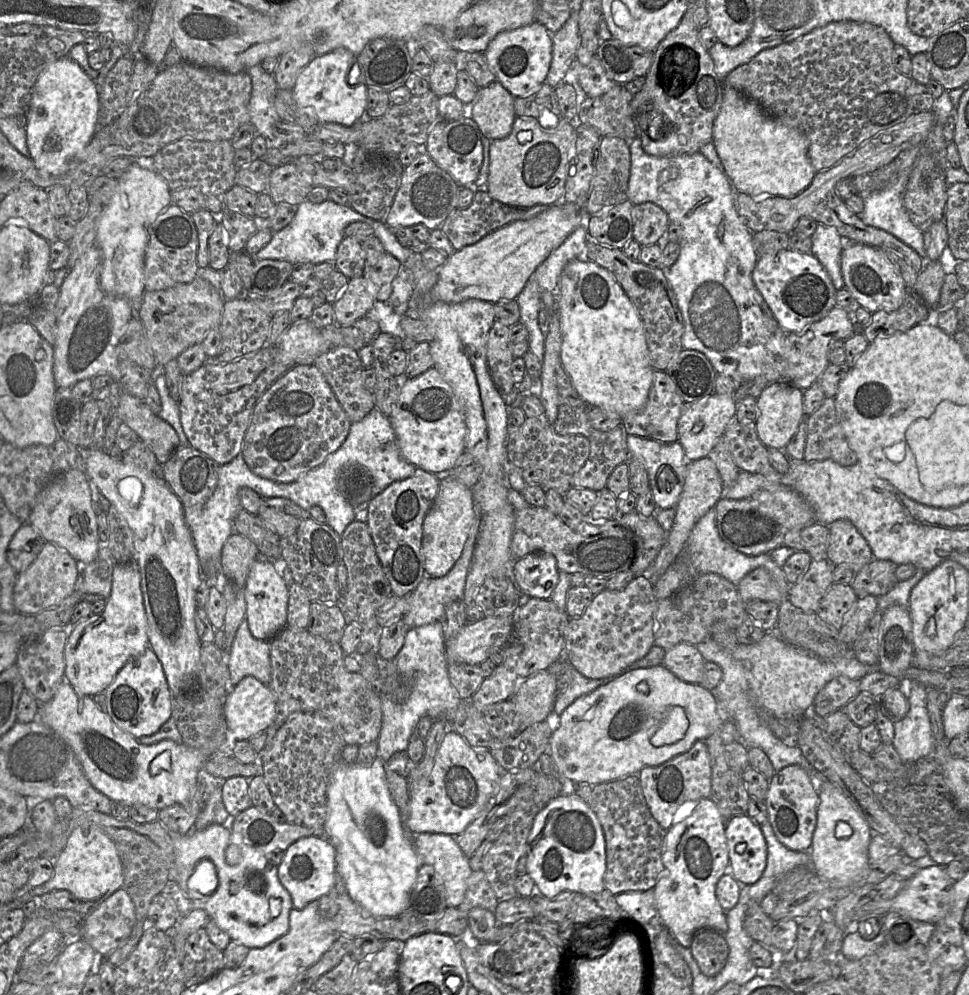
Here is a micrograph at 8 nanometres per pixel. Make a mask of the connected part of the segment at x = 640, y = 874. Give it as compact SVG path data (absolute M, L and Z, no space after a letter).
M638 775L601 784L579 784L575 794L595 812L606 844L605 889L614 896L654 889L663 871L662 854L666 831L652 816Z

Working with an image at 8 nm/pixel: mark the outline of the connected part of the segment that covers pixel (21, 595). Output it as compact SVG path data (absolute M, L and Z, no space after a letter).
M46 542L35 561L25 571L17 574L13 590L15 612L35 615L58 606L75 591L80 572L81 565L67 551Z

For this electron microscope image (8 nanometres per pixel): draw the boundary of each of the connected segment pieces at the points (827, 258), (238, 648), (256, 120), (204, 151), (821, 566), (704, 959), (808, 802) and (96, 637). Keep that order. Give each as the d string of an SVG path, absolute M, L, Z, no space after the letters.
M818 223L815 232L811 236L811 240L811 253L826 269L834 287L837 290L843 289L844 280L841 272L841 254L846 241L836 228L822 223Z
M246 618L241 622L233 639L228 667L231 686L249 675L270 685L270 641L256 639L249 630Z
M260 64L251 67L247 73L252 82L248 113L257 133L266 138L268 148L269 140L274 140L275 123L280 120L274 105L278 86L274 75L265 72Z
M182 138L162 147L153 157L153 170L167 182L171 191L193 188L203 195L222 197L235 185L238 168L234 164L234 148L230 141L199 141Z
M825 558L812 559L800 580L790 585L788 601L805 612L816 612L817 607L833 583L832 564Z
M712 929L696 932L690 949L701 972L708 977L716 976L724 968L729 956L724 935Z
M789 765L769 780L767 817L778 841L793 851L809 851L817 823L819 795L811 776L799 765Z
M134 560L125 563L116 563L113 570L112 588L110 596L107 599L105 609L98 615L91 615L88 618L80 621L76 625L68 629L68 638L64 650L65 672L64 679L81 695L94 696L98 693L104 692L107 687L113 682L119 670L131 659L141 655L147 648L149 648L148 640L148 623L144 607L143 596L140 586L140 572L139 567Z

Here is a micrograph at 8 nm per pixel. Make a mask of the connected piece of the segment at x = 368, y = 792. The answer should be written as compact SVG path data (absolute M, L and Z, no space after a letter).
M377 757L370 767L362 767L356 763L346 763L341 758L334 765L327 799L328 811L323 833L336 849L337 873L344 882L346 892L375 917L398 917L409 903L421 862L412 839L406 833L399 808L389 791L385 762Z

